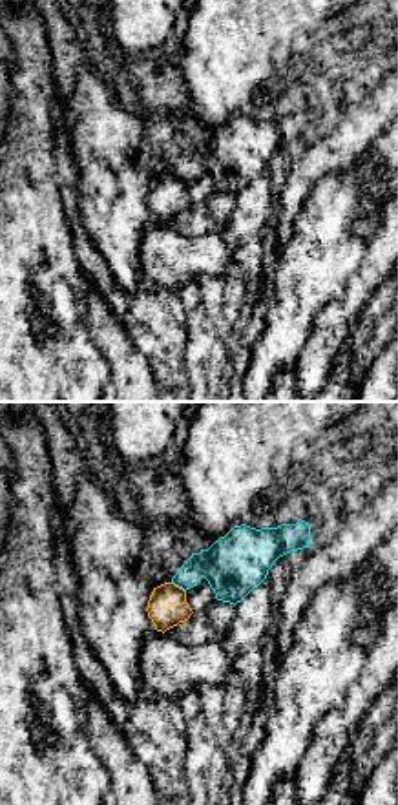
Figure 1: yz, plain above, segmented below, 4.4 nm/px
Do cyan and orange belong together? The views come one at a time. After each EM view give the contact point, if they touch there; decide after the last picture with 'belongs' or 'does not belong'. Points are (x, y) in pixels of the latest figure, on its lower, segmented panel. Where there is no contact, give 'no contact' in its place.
(179, 586)

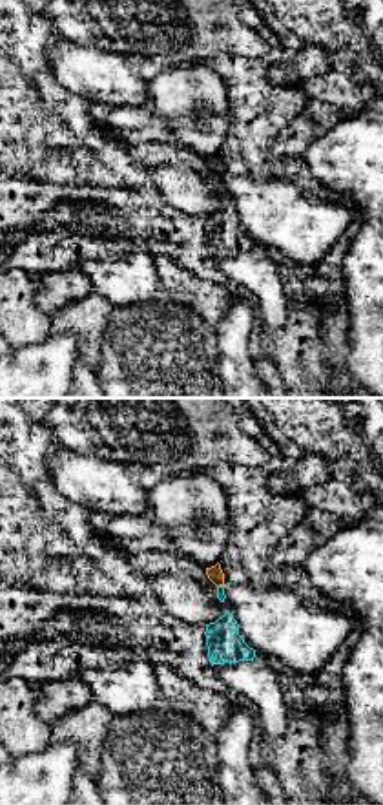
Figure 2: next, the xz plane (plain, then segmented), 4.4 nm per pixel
(221, 586)

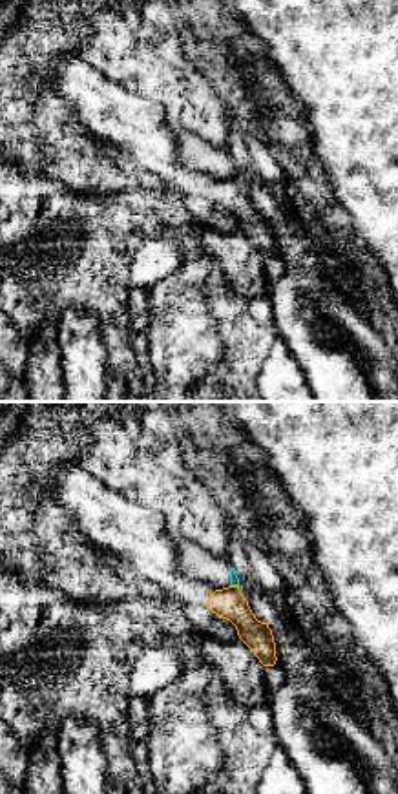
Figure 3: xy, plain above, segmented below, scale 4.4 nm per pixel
(234, 585)

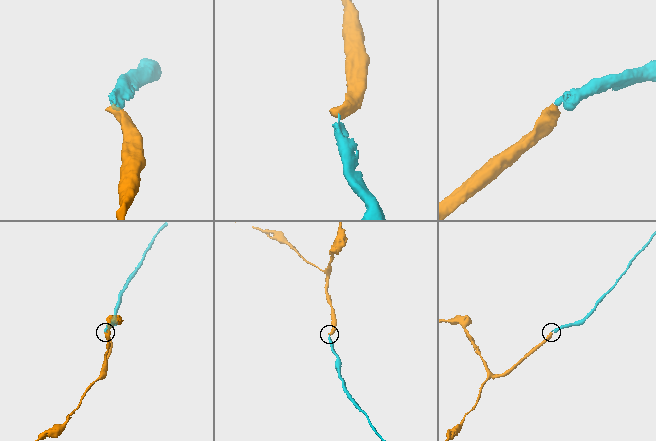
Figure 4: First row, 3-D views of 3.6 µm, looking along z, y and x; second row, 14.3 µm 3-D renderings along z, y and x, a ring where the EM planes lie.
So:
does not belong

